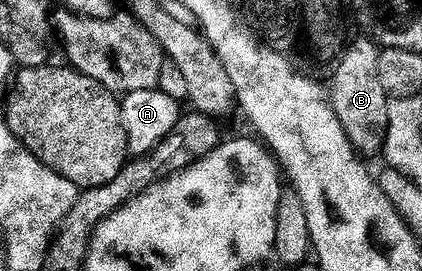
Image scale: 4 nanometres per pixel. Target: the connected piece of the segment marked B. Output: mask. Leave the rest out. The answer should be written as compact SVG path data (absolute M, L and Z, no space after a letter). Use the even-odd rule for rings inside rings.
M352 39L345 58L340 62L329 80L329 95L342 128L354 147L364 155L377 153L384 145L388 124L389 97L381 86L381 51L374 39ZM331 83L331 84L330 84Z

